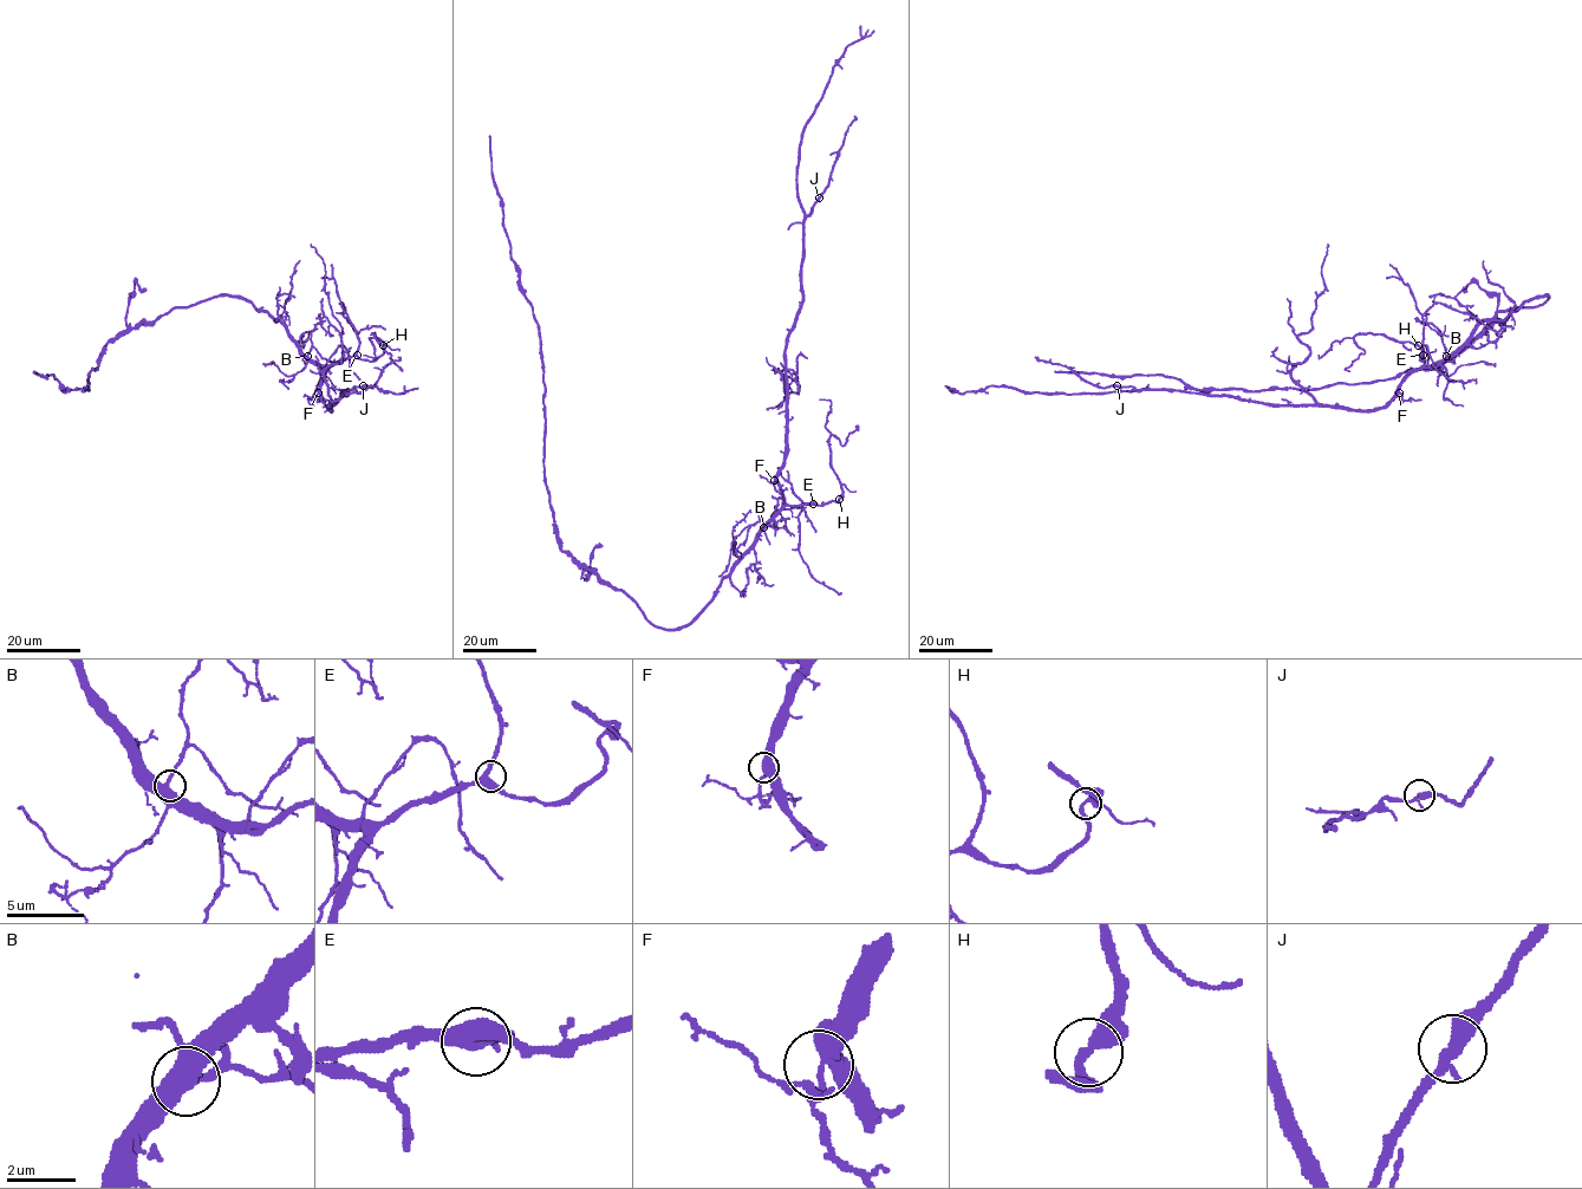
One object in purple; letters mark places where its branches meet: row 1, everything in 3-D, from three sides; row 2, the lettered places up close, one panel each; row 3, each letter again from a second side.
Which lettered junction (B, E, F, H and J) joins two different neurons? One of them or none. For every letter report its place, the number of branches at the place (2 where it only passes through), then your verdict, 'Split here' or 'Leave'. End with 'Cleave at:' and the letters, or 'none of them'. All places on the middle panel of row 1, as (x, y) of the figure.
B: Place: (763, 527). Branches: 3. Leave
E: Place: (813, 504). Branches: 3. Leave
F: Place: (774, 480). Branches: 3. Leave
H: Place: (839, 499). Branches: 2. Leave
J: Place: (819, 197). Branches: 2. Leave
Cleave at: none of them

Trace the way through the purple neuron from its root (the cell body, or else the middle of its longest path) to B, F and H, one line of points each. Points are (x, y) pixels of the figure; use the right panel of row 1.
B: (1510, 310), (1485, 318), (1446, 356)
F: (1510, 310), (1485, 318), (1449, 356), (1414, 369), (1401, 384), (1399, 392)
H: (1510, 310), (1485, 318), (1460, 346), (1432, 364), (1424, 365), (1418, 345)

